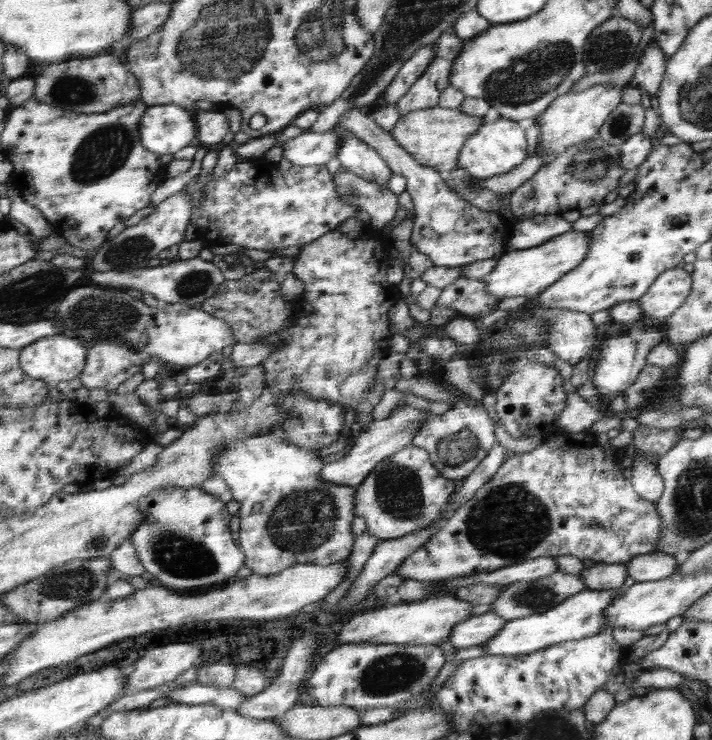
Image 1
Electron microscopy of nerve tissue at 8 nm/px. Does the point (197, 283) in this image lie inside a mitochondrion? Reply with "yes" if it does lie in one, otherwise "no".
yes

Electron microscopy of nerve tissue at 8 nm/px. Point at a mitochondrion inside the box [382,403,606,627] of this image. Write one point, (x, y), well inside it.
(511, 520)

